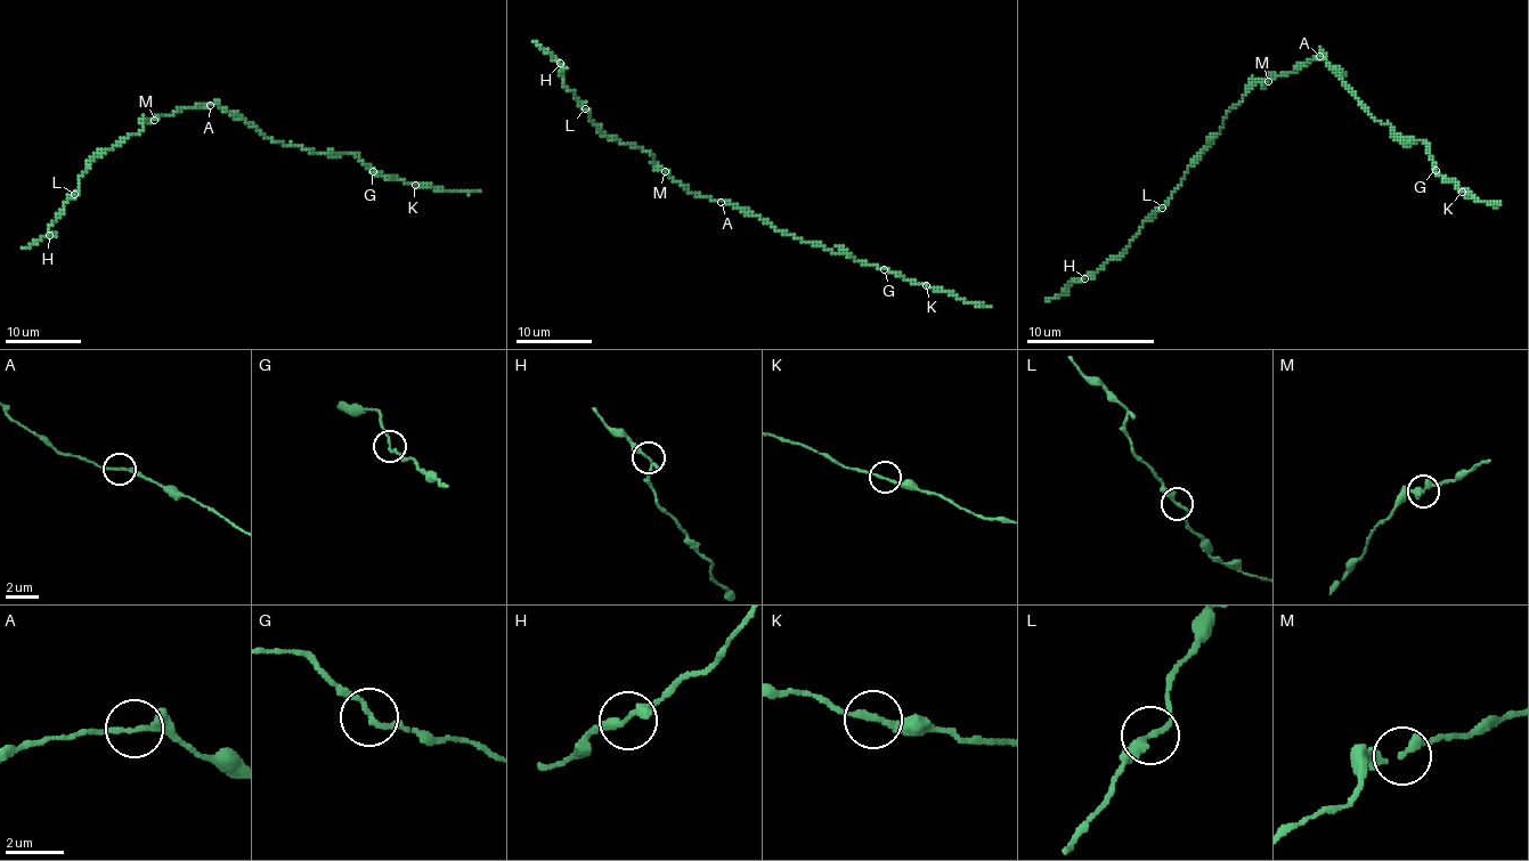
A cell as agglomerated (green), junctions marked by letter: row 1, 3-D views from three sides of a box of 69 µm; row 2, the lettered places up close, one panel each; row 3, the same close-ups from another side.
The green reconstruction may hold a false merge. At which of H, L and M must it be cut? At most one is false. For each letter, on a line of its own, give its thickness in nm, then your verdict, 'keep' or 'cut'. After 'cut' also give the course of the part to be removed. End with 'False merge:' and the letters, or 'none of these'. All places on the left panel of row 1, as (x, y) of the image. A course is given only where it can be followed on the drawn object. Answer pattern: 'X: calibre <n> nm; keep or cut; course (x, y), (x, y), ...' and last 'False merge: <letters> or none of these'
H: calibre 240 nm; keep
L: calibre 240 nm; keep
M: calibre 240 nm; keep
False merge: none of these

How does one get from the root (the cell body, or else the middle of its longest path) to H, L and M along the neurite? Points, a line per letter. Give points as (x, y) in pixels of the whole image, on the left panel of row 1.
H: (216, 105), (187, 107), (146, 120), (138, 133), (103, 151), (83, 171), (78, 191), (54, 220), (49, 235)
L: (216, 105), (187, 107), (146, 120), (138, 133), (103, 151), (91, 162), (74, 194)
M: (216, 105), (187, 107), (154, 120)

